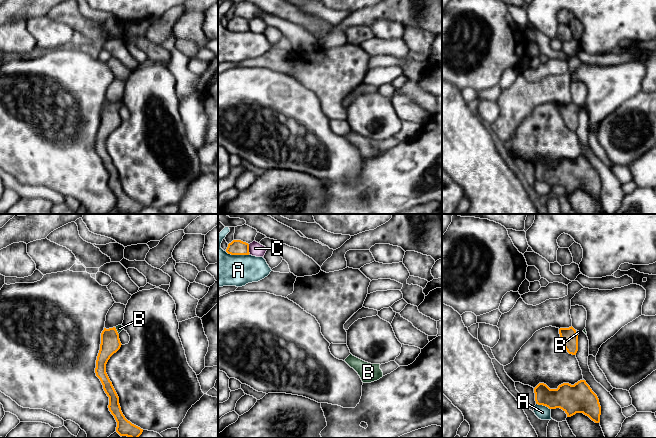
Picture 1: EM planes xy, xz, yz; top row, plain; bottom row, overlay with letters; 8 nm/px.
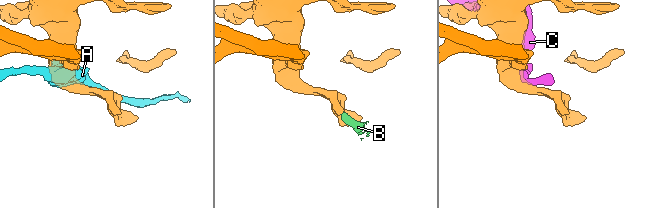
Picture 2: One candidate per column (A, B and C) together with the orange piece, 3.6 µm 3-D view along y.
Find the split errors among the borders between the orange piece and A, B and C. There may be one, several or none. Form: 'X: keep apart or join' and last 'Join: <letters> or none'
A: keep apart
B: join
C: keep apart
Join: B

